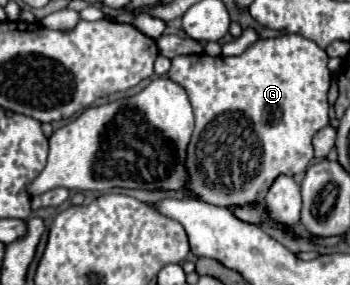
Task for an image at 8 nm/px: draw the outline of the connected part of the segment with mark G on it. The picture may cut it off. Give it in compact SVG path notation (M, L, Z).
M283 34L283 36L277 36L277 38L257 40L253 46L249 46L239 56L217 56L217 58L213 58L209 54L191 54L191 56L173 58L169 78L175 80L177 84L181 84L187 90L187 96L191 100L193 114L195 114L195 132L193 132L193 138L191 138L191 144L189 144L189 156L187 156L187 168L189 168L189 174L191 174L189 192L193 192L195 196L199 196L201 200L205 200L209 204L229 208L233 204L249 204L253 200L263 200L269 186L273 184L273 180L281 174L295 176L295 174L303 172L309 166L309 162L315 158L313 156L313 142L311 142L315 132L329 124L327 90L329 90L329 82L331 82L331 72L327 68L327 60L329 60L329 56L325 54L323 48L319 48L313 40L303 38L299 34Z

